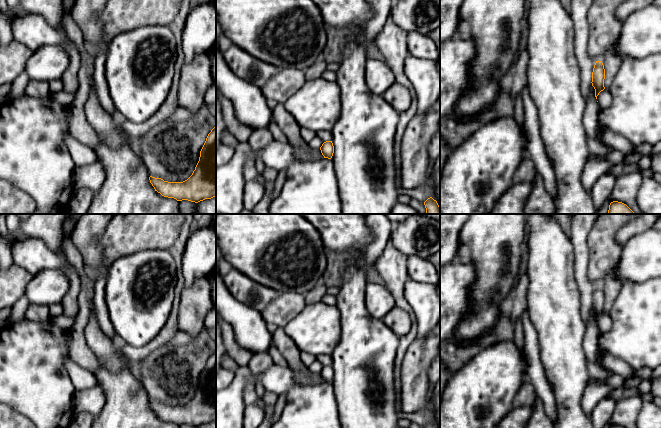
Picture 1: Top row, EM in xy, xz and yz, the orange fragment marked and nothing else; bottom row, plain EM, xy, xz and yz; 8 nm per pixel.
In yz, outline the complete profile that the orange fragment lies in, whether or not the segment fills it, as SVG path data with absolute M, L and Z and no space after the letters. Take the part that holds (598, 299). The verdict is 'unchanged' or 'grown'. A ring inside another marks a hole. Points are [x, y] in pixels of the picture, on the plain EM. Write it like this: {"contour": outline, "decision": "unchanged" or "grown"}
{"contour": "M596 285L592 296L592 306L591 306L592 310L595 313L596 323L599 317L605 313L604 303L605 303L604 289L601 285Z", "decision": "unchanged"}

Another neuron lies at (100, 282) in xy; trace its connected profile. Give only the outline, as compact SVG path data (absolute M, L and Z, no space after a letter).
M104 273L98 276L94 281L94 296L96 308L101 308L103 306L103 300L105 298L106 277L107 273Z

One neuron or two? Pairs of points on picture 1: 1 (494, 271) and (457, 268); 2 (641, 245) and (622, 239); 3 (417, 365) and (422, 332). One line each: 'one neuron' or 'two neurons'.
1: two neurons
2: two neurons
3: two neurons

